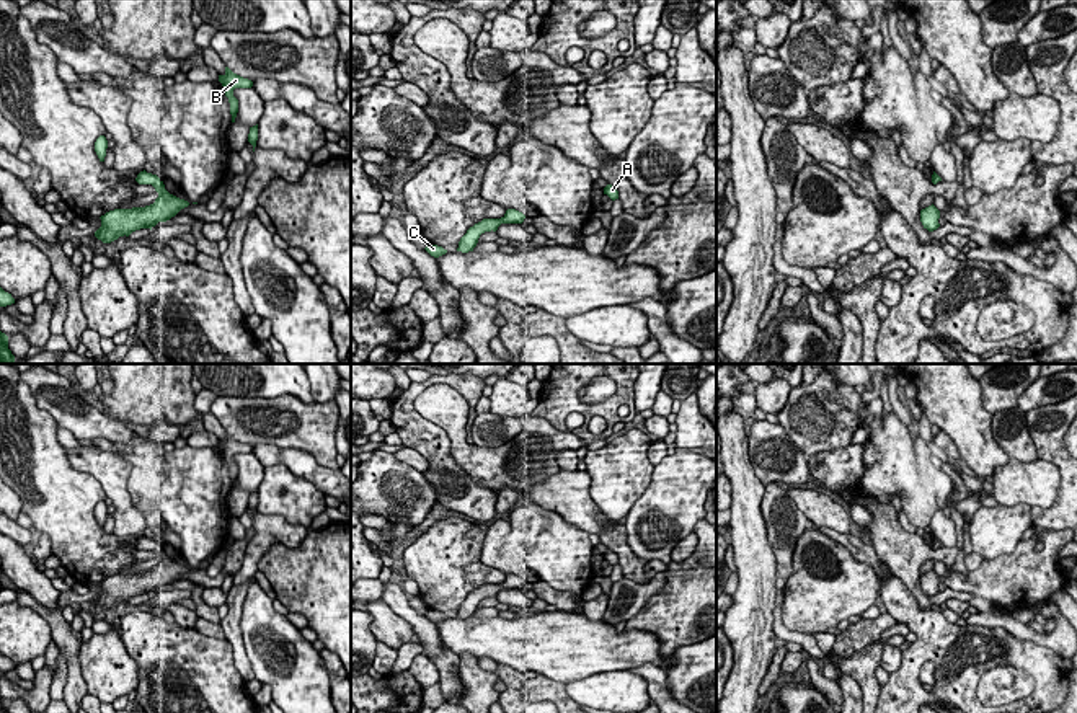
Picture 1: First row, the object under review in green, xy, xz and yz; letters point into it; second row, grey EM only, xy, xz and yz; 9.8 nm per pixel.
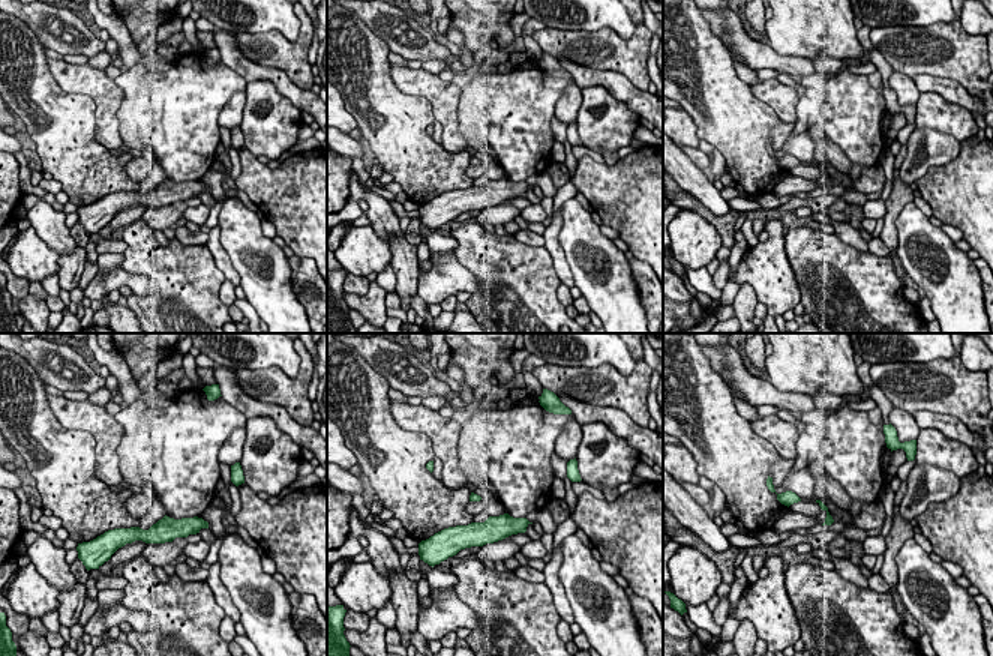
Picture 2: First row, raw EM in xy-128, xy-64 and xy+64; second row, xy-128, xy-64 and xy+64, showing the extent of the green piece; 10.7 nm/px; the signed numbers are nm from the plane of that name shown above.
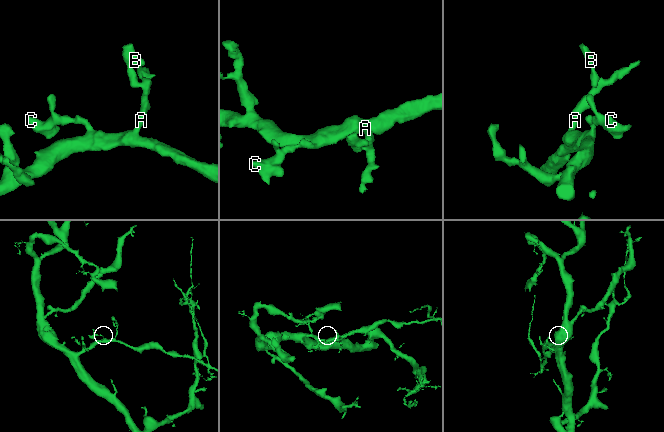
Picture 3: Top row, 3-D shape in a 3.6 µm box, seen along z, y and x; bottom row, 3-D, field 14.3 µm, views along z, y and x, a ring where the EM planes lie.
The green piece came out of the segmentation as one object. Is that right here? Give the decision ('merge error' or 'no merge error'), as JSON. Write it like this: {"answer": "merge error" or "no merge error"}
{"answer": "merge error"}

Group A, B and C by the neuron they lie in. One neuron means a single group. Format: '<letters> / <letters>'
A B / C

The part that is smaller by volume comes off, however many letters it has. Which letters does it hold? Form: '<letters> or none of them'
C

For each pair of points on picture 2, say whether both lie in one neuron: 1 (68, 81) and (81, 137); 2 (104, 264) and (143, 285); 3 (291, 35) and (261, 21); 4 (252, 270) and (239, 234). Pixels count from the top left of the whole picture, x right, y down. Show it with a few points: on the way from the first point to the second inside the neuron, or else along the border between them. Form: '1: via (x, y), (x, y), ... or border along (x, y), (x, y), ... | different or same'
1: border along (50, 66), (63, 90), (93, 101), (95, 120) | different
2: border along (120, 264), (108, 272), (98, 270) | different
3: via (284, 27), (278, 21), (269, 21) | same
4: via (252, 261), (252, 254), (245, 243) | same

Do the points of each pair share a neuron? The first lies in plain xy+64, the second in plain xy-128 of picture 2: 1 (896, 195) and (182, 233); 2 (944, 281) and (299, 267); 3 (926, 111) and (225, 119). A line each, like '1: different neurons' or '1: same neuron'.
1: different neurons
2: different neurons
3: different neurons

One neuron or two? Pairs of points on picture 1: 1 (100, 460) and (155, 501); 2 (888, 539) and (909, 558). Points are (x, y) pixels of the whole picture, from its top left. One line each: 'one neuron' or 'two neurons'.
1: two neurons
2: one neuron

